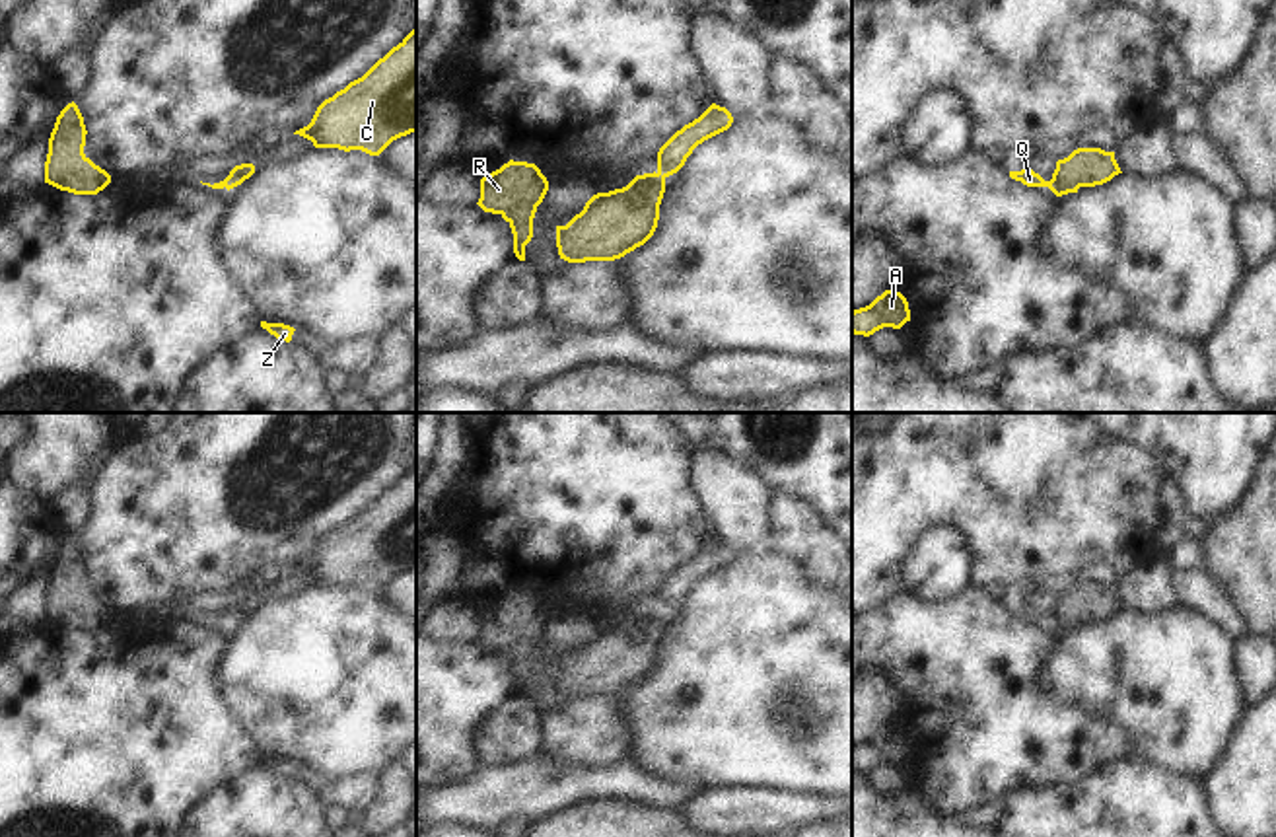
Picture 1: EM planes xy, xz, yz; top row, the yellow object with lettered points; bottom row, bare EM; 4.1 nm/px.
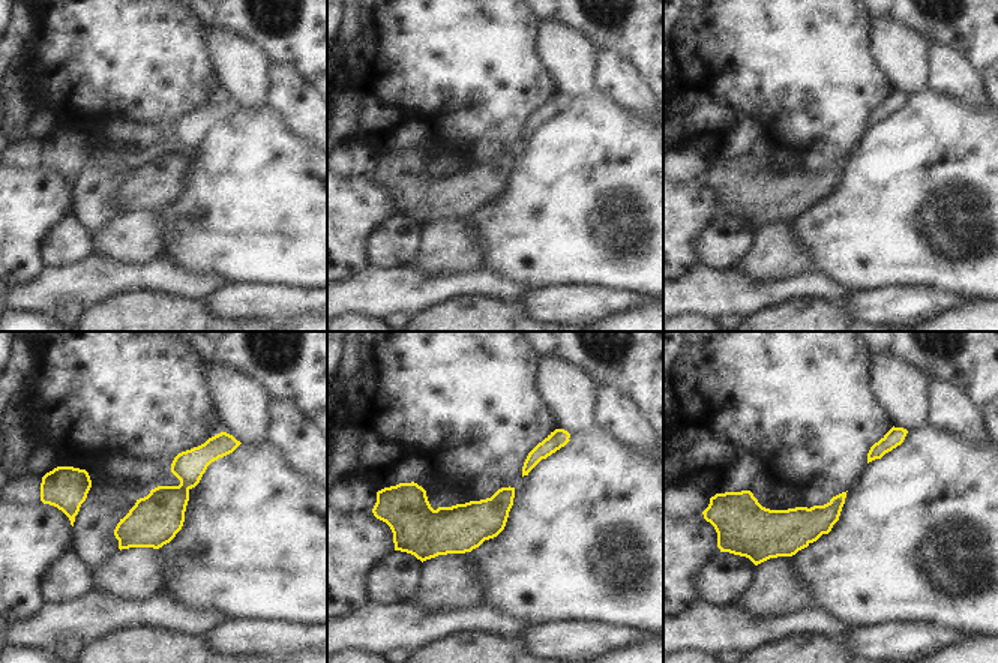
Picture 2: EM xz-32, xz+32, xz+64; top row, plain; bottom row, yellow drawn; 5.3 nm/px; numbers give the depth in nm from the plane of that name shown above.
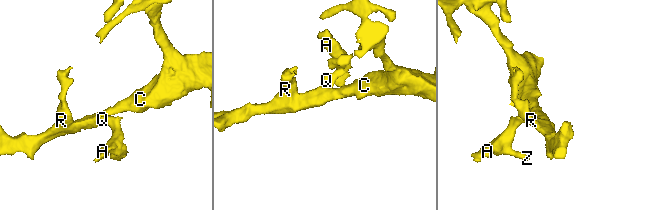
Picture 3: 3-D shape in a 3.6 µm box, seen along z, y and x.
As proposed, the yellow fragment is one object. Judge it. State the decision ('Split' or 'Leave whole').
Split

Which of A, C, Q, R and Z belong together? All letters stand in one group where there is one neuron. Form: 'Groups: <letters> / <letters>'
Groups: A Q Z / C R

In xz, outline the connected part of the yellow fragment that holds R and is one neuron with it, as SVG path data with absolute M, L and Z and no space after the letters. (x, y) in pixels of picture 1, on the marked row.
M510 160L480 179L478 206L500 214L512 228L514 253L525 261L525 245L533 237L537 206L549 191L549 181L535 164Z

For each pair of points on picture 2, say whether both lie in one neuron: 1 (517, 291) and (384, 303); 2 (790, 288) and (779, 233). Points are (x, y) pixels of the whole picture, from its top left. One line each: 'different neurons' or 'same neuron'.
1: same neuron
2: different neurons

